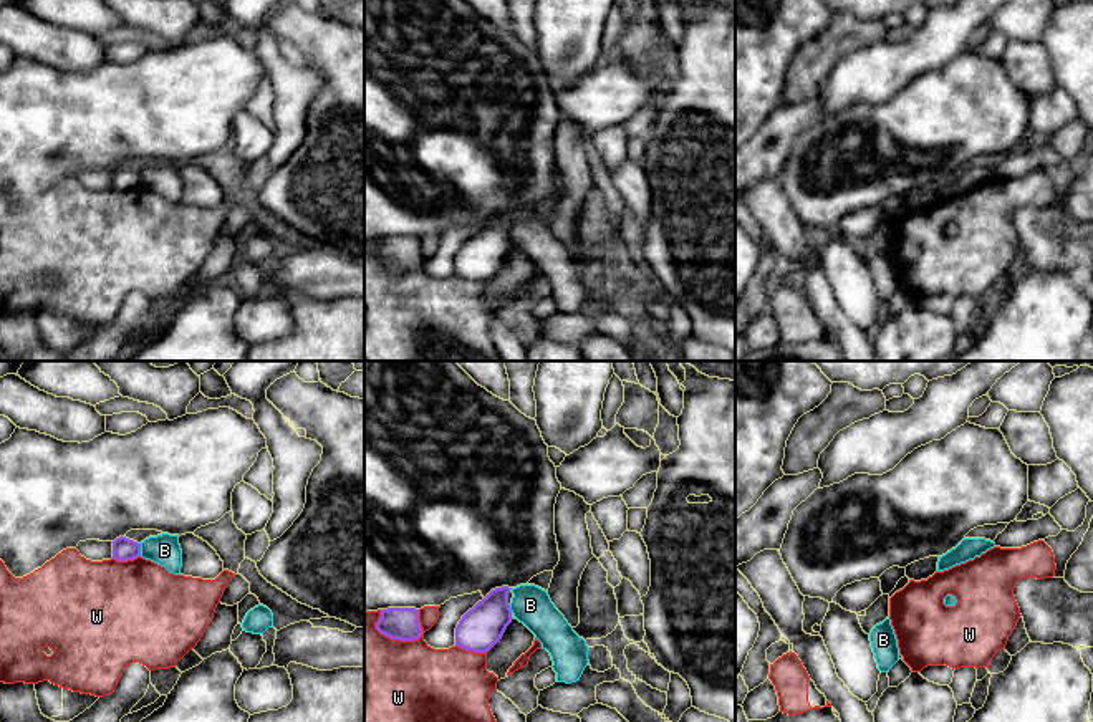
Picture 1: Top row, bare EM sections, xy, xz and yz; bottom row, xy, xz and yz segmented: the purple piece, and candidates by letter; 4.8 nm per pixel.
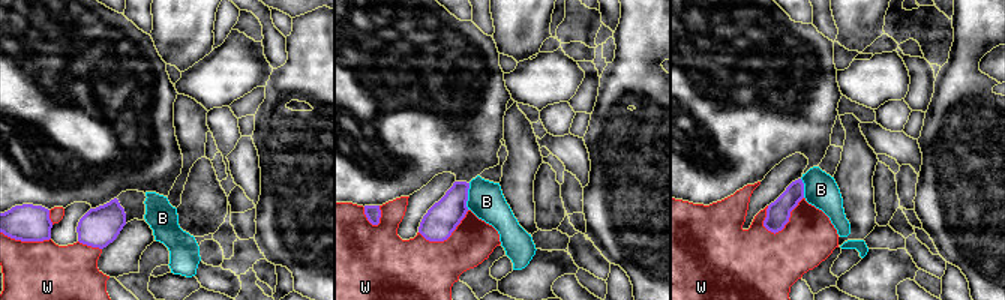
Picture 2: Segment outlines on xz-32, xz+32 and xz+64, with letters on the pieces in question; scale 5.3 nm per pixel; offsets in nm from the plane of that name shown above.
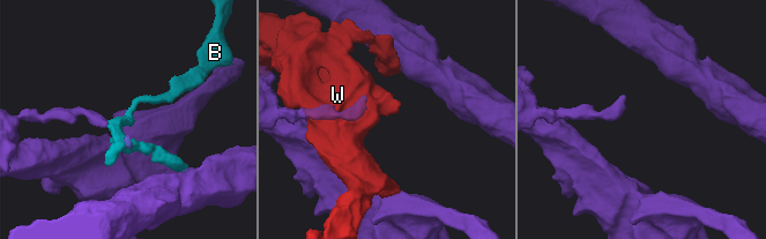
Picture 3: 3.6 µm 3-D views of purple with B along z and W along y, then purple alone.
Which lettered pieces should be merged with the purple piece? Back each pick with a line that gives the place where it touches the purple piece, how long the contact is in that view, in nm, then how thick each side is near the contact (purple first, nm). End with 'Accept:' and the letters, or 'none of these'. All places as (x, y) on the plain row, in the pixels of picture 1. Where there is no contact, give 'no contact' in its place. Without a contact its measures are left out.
Accept: none of these

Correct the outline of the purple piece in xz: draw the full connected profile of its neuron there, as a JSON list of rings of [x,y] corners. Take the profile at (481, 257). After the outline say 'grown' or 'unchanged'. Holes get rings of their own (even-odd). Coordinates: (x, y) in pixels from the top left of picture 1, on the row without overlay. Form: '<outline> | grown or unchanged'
[[[512,217],[492,219],[482,230],[469,238],[455,257],[455,275],[474,280],[490,280],[512,252],[508,222]]] | unchanged

